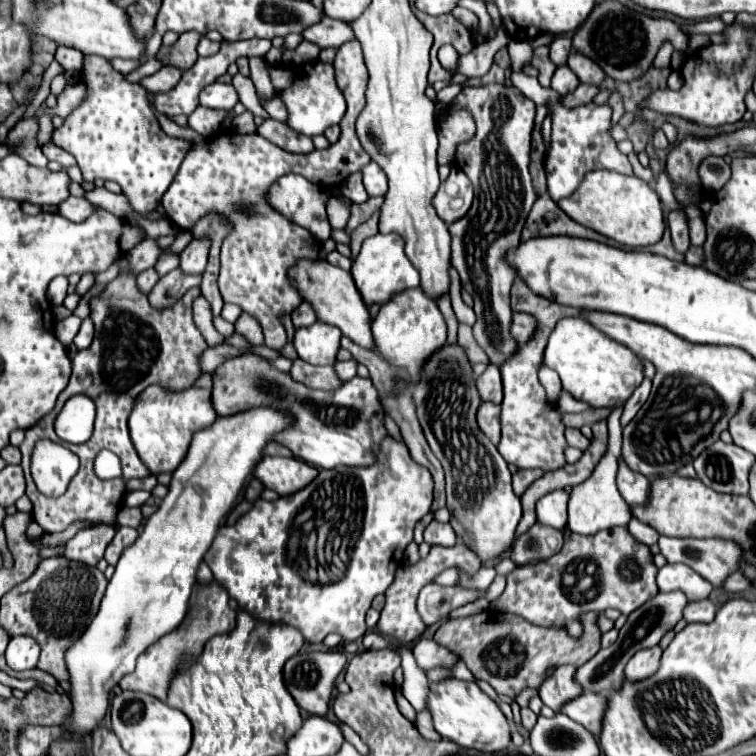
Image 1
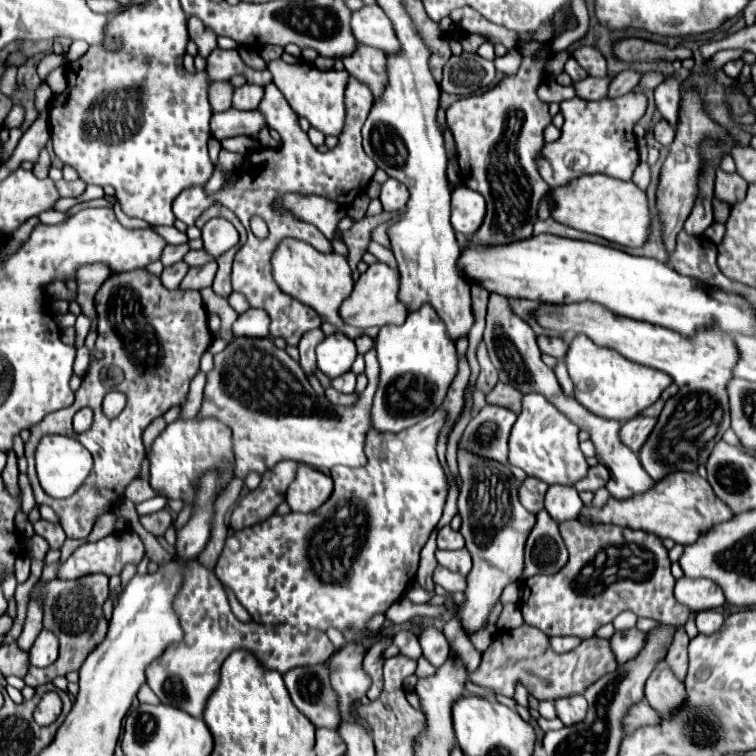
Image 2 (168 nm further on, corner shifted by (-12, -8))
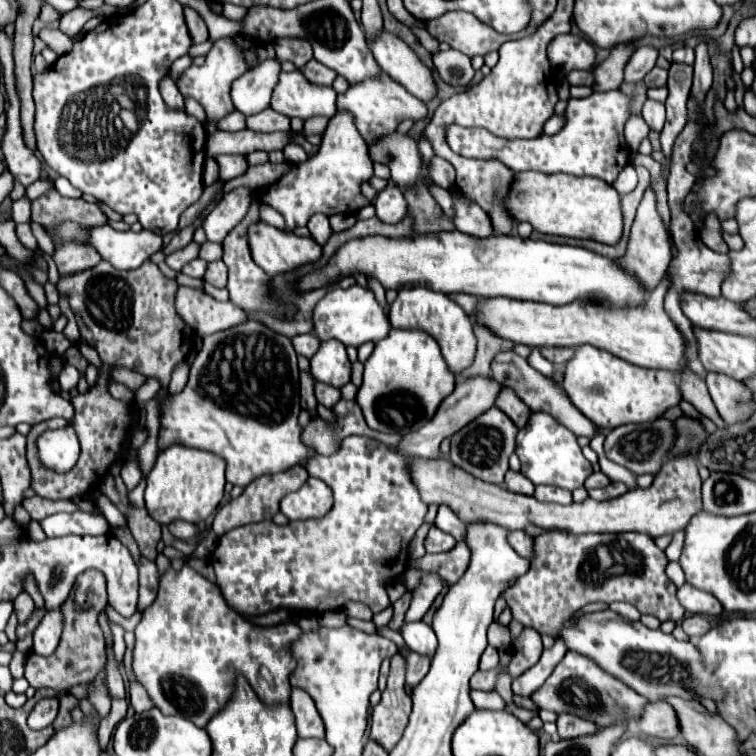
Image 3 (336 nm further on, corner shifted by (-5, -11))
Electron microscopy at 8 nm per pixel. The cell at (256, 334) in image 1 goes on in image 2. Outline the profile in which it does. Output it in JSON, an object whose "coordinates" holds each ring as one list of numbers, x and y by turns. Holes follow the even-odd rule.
{"coordinates":[[248,309,238,315,238,321,232,323,236,337,268,337,270,317,262,309]]}

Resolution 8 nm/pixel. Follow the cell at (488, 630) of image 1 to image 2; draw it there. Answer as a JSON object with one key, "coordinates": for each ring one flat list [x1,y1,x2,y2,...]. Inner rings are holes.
{"coordinates":[[524,623,518,629,496,635,492,645,484,651,480,667,470,673,470,681,506,697,514,697,516,683,522,683,538,701,556,701,562,697,582,695,592,681,598,681,604,673,612,673,612,669,616,669,616,659,606,639,590,637,576,649,558,655,552,651,546,633]]}

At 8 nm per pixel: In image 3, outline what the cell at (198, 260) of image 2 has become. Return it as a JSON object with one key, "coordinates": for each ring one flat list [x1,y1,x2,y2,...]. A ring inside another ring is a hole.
{"coordinates":[[205,242,205,244,201,244,199,258,207,260,207,262,215,262,215,260,219,260,219,258,221,258,221,254,223,254,221,244,213,244,213,242]]}

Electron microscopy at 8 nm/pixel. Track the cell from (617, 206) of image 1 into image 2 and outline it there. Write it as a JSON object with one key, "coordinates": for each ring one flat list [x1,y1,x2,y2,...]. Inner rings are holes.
{"coordinates":[[584,175,576,181,562,185,560,189,550,189,552,193,552,211,550,217,560,221,562,225,598,235,608,239,610,243,618,243,622,247,642,247,648,237,648,199,642,189,638,189,632,181,620,181,608,175]]}

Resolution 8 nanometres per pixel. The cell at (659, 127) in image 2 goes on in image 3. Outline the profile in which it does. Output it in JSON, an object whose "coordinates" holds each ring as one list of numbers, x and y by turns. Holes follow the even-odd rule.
{"coordinates":[[647,100,643,106,643,120,647,122,647,126,655,132,663,130,665,124,665,106,661,102,655,100]]}

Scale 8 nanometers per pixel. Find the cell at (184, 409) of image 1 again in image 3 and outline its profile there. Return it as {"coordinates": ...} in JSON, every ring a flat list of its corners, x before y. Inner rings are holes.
{"coordinates":[[175,442,165,448,159,456,151,472,147,474,145,488,145,504,147,512,159,522,169,524,173,520,185,522,201,522,219,506,225,492,225,460,217,454,203,452,197,448,185,448]]}

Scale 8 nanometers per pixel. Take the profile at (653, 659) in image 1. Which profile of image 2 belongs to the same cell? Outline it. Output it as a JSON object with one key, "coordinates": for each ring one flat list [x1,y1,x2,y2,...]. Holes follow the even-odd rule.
{"coordinates":[[658,665,650,673,646,681,646,701,658,713,672,713,672,709,680,709,680,705,684,705,684,697,686,689,668,665]]}

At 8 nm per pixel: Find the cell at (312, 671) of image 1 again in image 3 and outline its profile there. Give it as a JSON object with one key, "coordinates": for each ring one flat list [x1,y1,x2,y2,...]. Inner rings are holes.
{"coordinates":[[291,686,289,706,295,716,295,726,297,726,299,738,323,738,325,736,323,720,317,712,315,702,309,696,309,692,305,692,303,688]]}

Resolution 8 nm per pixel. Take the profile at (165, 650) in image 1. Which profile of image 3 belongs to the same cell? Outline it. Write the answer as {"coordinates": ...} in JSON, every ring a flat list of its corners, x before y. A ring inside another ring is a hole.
{"coordinates":[[183,566,179,572,173,570,173,568,169,568,169,570,161,576,159,594,157,594,155,602,153,602,149,608,143,610,143,618,141,618,141,622,139,622,137,628,135,628,135,638,137,638,137,640,135,640,135,650,133,650,133,672,135,672,135,676,139,678,139,682,147,688,151,700,155,702,155,706,157,706,161,712,171,714,171,716,183,716,183,718,191,720,193,724,205,728,207,720,211,720,213,714,215,714,217,710,221,710,221,706,229,700,229,696,231,696,231,692,233,692,233,680,235,680,237,674,243,674,243,676,249,680,251,688,257,692,257,696,259,696,265,704,267,704,267,702,269,702,269,704,273,704,273,702,287,702,287,700,289,700,289,688,291,688,291,686,289,686,289,674,293,672,293,668,295,668,295,664,297,664,297,660,295,660,295,656,293,656,293,644,295,644,295,640,299,640,301,636,303,636,303,630,301,630,297,624,293,624,293,622,277,624,277,626,259,626,259,624,253,624,253,622,245,620,243,616,239,616,237,612,233,612,233,610,225,604,225,600,223,600,223,596,221,596,221,590,217,588,217,584,213,584,211,580,207,580,205,576,201,576,199,572,195,572,191,566]]}

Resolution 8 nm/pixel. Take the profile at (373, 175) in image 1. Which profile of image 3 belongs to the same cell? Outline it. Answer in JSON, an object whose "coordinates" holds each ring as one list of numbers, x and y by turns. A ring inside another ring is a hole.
{"coordinates":[[387,186,385,190,381,190,373,206,377,210,377,218,389,224,399,222,407,212,407,202,403,198,403,192,397,186]]}

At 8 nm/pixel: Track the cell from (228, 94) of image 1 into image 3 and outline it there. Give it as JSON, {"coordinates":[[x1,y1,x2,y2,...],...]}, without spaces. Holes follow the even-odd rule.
{"coordinates":[[265,60,257,68,247,70,245,76,237,78,231,86,233,106,245,116,265,110,269,106,279,72,279,60]]}

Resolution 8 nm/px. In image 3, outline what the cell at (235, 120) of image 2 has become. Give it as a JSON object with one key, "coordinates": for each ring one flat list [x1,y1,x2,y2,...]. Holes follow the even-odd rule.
{"coordinates":[[265,108,259,114,247,116,247,128,253,132,289,132,289,118,281,116,273,108]]}

